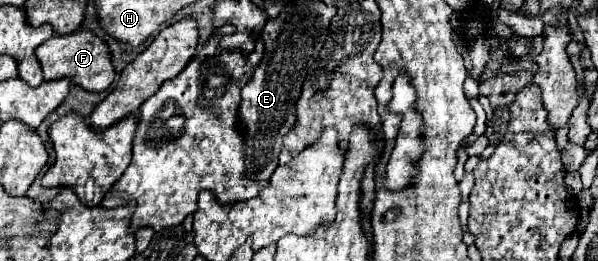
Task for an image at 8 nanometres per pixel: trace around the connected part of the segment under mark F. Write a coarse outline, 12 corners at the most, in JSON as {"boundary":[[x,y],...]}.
{"boundary":[[87,28],[35,50],[45,80],[71,78],[101,92],[115,68],[109,46]]}

